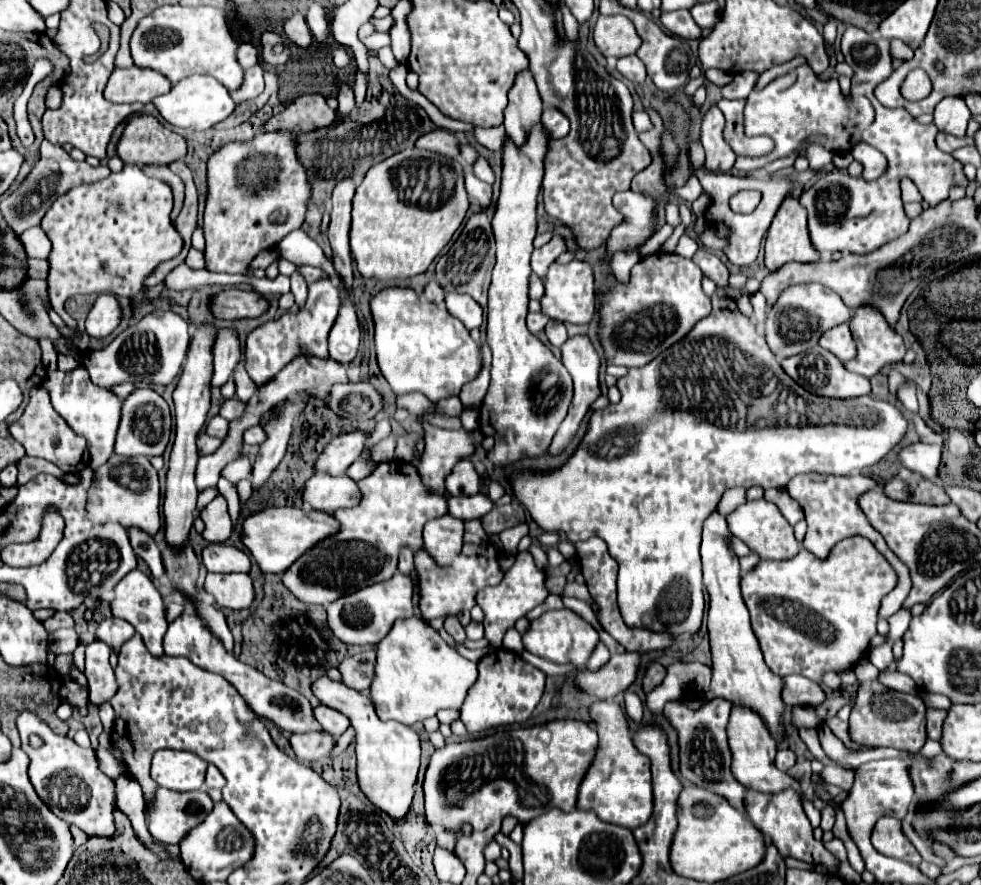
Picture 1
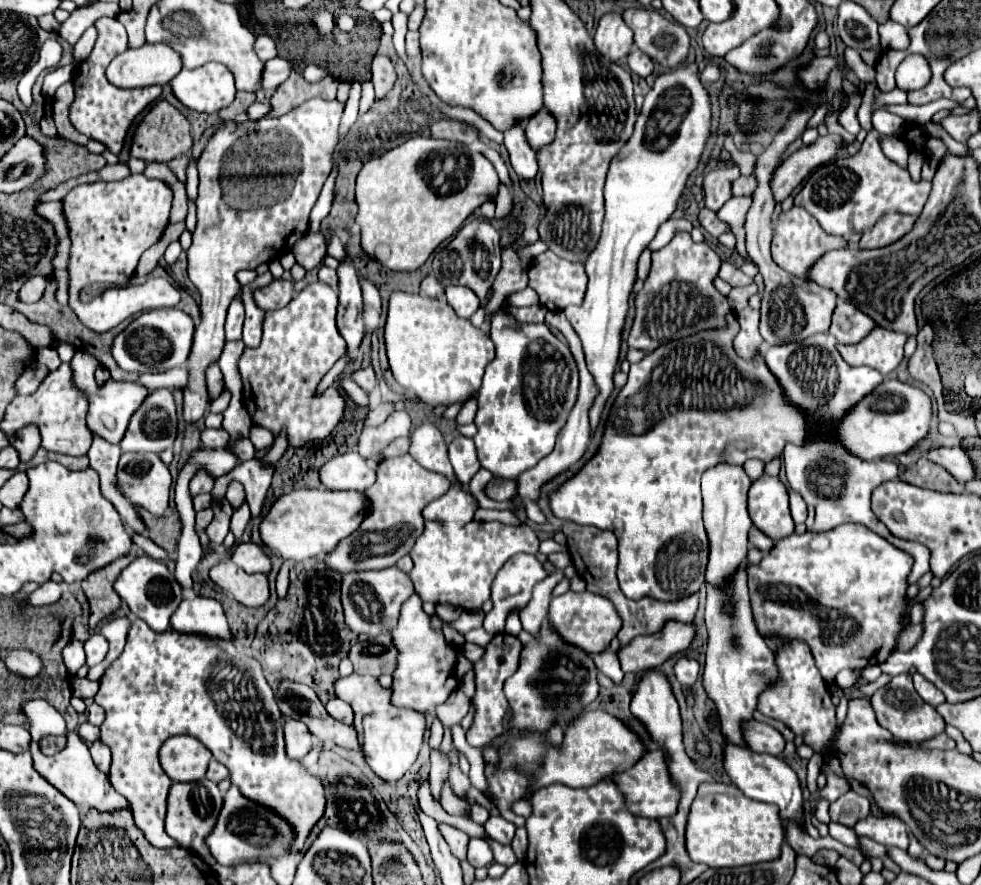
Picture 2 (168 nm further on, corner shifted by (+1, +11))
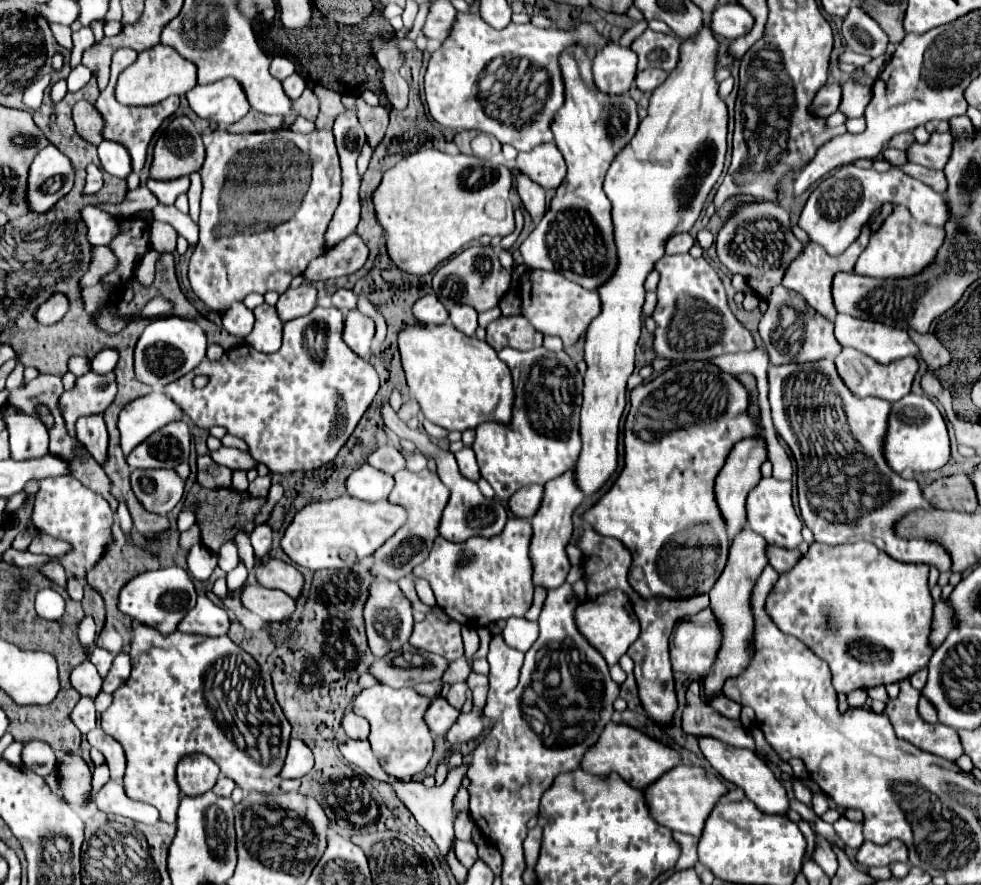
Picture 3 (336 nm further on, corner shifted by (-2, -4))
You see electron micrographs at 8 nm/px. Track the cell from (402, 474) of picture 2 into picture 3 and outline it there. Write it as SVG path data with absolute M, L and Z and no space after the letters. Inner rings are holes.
M424 469L420 473L414 473L414 471L398 471L394 475L396 479L396 485L390 493L390 503L398 503L402 507L406 507L408 511L408 521L396 531L394 537L390 537L376 553L374 553L374 569L372 573L378 575L378 577L386 577L390 581L398 581L400 577L406 577L412 573L412 569L416 565L420 565L426 557L428 557L428 551L432 549L432 543L438 535L438 525L440 525L440 515L448 503L448 497L450 497L450 491L448 487L444 487L444 483L440 483L440 477L430 471L430 469Z

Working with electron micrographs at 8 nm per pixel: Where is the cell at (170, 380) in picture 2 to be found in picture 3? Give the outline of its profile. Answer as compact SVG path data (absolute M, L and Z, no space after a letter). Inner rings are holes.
M316 307L304 317L286 321L280 351L268 355L251 346L240 345L226 351L218 361L204 359L194 371L166 385L164 391L166 395L172 395L172 399L198 427L210 429L214 425L222 425L230 435L244 439L250 455L258 463L264 463L272 473L284 475L294 471L318 469L338 455L340 447L348 441L380 387L376 369L350 351L350 347L342 339L342 329L344 315L336 307ZM196 375L208 377L206 387L194 387L192 379Z

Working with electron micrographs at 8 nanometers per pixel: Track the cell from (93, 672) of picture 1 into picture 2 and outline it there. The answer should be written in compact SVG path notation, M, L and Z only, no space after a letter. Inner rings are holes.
M101 634L89 636L89 640L85 642L85 654L87 654L87 666L89 668L103 662L107 656L107 640Z

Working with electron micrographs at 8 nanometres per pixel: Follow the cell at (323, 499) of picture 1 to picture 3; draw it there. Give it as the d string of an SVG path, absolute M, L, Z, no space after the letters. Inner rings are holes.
M368 463L356 469L346 481L346 493L364 501L386 499L392 487L394 487L394 477L380 469L374 469Z

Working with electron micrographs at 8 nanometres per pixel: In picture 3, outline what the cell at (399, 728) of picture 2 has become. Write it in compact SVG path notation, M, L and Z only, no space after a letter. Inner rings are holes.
M376 685L376 687L370 687L370 689L364 689L362 693L358 693L352 701L352 709L356 715L368 719L370 723L370 745L372 745L372 751L376 755L380 755L380 761L386 769L388 775L396 777L396 779L410 779L414 777L416 773L424 771L428 761L432 759L432 751L434 751L434 739L430 735L430 729L428 725L424 723L424 711L428 709L430 705L430 697L424 697L420 693L416 693L414 689L392 689L392 687L384 687L384 685Z

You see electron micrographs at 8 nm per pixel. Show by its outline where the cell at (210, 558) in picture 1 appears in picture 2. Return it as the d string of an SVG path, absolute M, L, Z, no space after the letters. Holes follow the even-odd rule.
M241 542L237 544L229 558L243 568L245 572L269 572L271 570L271 562L269 556L265 556L265 552L261 550L261 546L253 544L253 542Z

